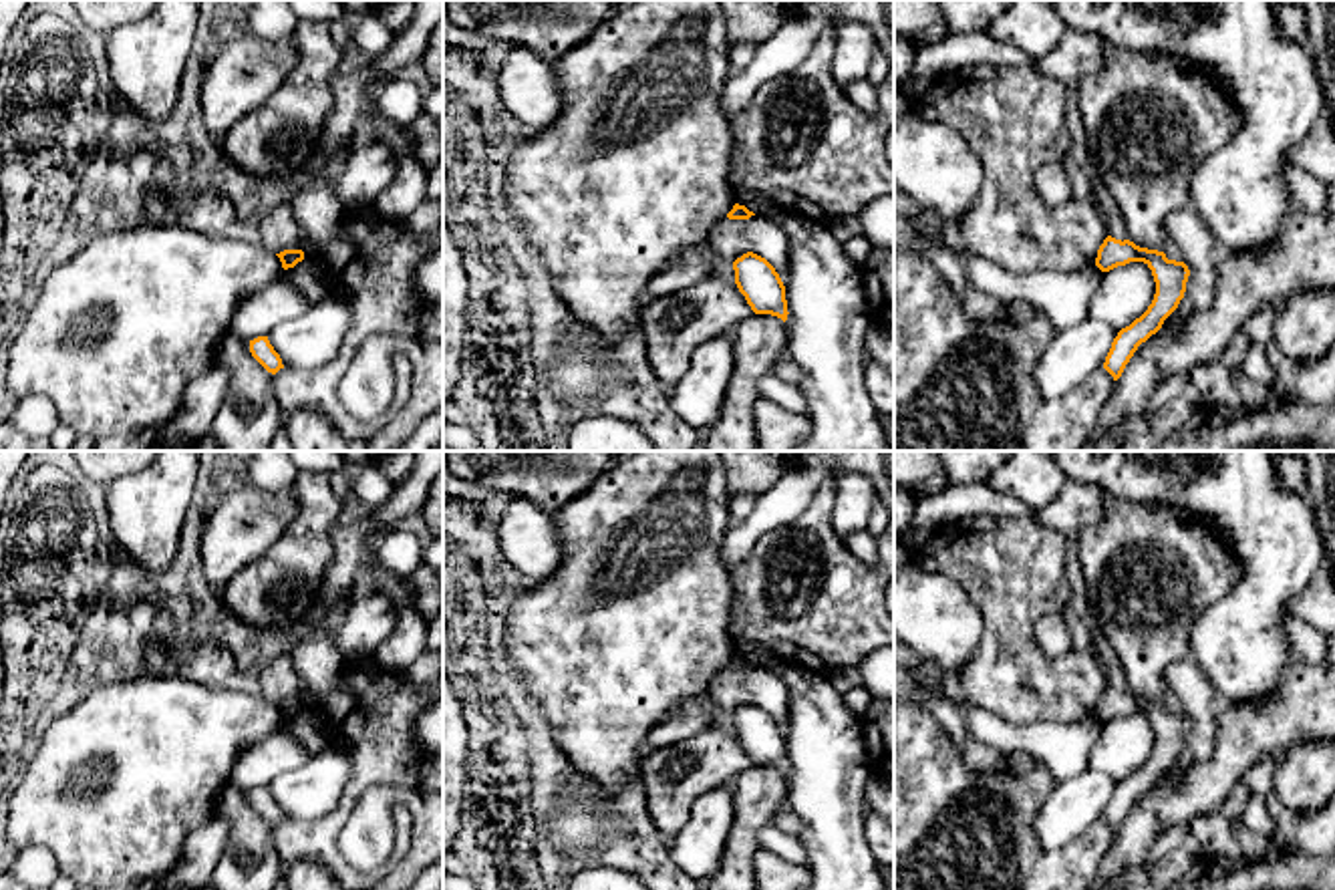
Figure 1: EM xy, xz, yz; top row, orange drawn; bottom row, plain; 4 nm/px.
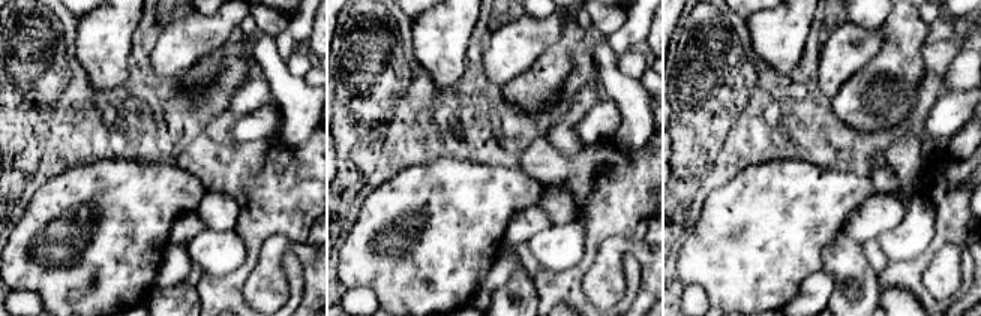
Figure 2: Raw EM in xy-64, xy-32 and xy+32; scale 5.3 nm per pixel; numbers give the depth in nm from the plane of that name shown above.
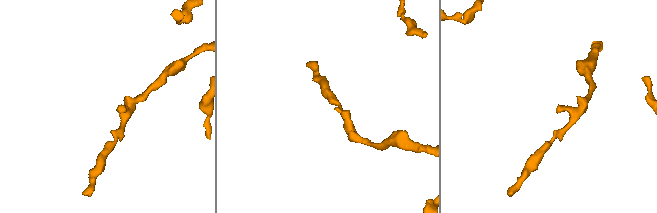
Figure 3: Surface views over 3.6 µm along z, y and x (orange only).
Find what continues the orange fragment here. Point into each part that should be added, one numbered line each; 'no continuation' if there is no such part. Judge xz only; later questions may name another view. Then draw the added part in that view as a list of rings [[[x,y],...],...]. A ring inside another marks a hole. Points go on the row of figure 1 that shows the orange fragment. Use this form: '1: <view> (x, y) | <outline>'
no continuation

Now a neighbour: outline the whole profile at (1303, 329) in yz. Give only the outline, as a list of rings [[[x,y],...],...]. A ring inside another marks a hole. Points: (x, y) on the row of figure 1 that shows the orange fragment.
[[[1299,290],[1279,310],[1273,340],[1295,360],[1315,362],[1335,344],[1335,290]]]

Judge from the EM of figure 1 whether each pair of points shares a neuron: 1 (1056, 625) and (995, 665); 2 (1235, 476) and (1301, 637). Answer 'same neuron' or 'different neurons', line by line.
1: different neurons
2: different neurons

